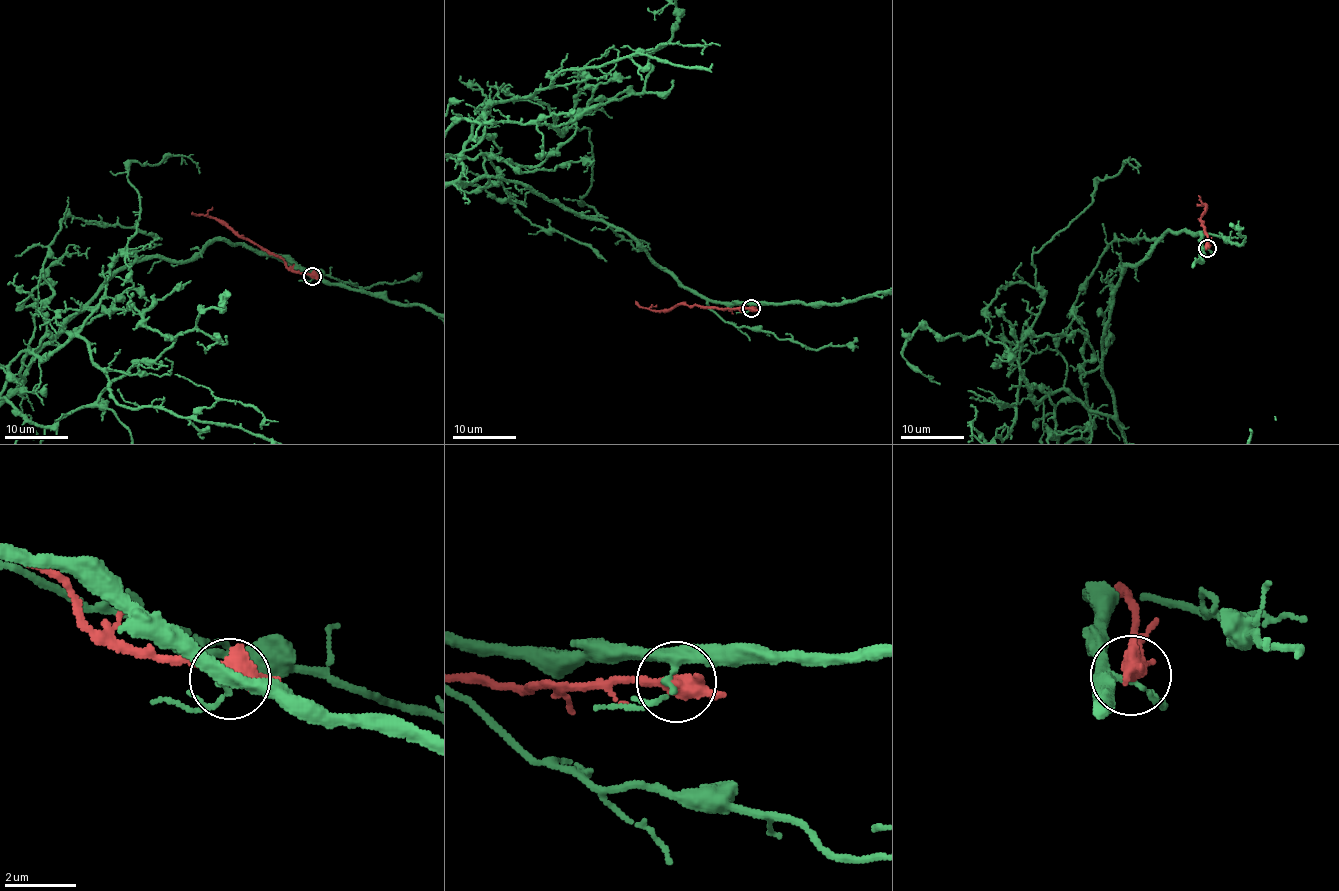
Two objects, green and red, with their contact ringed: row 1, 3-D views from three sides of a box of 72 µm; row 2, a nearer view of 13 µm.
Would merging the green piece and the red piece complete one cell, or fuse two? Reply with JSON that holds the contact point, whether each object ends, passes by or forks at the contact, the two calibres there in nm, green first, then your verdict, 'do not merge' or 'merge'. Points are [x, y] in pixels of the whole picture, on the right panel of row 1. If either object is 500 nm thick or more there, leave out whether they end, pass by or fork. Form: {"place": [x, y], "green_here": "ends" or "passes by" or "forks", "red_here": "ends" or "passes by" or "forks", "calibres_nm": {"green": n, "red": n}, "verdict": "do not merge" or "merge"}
{"place": [1207, 248], "green_here": "forks", "red_here": "passes by", "calibres_nm": {"green": 240, "red": 440}, "verdict": "do not merge"}

